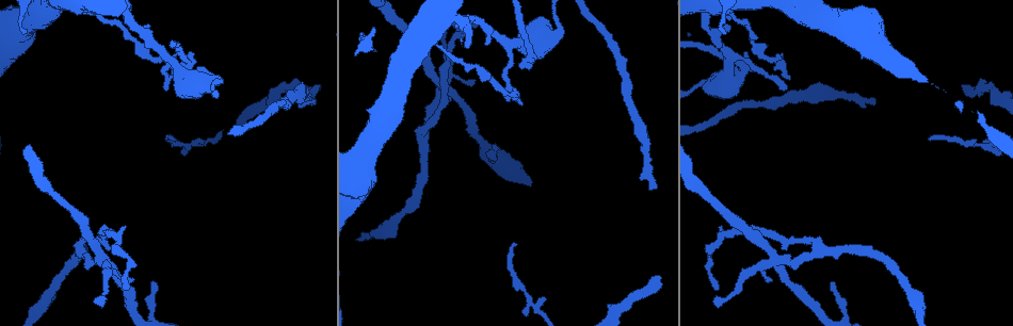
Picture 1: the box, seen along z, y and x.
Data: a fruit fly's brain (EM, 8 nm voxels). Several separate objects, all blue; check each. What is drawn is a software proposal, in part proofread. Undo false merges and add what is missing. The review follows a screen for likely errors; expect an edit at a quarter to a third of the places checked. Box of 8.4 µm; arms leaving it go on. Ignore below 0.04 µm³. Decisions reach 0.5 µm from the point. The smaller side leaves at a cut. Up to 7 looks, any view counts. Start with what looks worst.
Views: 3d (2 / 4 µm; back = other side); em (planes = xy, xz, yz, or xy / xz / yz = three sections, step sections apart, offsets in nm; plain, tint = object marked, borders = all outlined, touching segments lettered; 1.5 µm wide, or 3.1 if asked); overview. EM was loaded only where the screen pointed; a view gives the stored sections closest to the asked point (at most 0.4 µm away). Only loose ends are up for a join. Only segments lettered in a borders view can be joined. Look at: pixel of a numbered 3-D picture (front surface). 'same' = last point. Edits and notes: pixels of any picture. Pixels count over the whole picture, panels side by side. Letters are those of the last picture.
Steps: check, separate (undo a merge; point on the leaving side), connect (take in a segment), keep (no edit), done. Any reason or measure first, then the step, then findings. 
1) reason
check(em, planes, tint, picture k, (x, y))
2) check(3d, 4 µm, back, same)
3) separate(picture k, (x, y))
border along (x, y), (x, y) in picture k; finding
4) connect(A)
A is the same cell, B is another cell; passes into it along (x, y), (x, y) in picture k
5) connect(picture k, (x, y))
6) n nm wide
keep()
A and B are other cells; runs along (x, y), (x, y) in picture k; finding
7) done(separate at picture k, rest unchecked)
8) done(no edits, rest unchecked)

free end
check(em, xz, step 8, tint, picture 1, (874, 104))

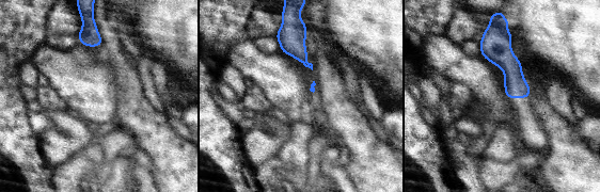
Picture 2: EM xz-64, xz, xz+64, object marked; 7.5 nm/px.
cut it another way
check(em, planes, borders, same)

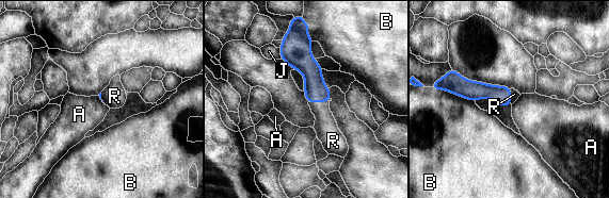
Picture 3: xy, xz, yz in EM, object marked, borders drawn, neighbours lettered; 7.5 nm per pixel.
B touches over 300 nm
connect(R)
R is the same cell, A, B and J are other cells; passes into it along (315, 89), (318, 101), (325, 126) in picture 3; the neuron continues

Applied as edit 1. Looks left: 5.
two arms in line, one across
check(em, planes, borders, picture 1, (102, 260))

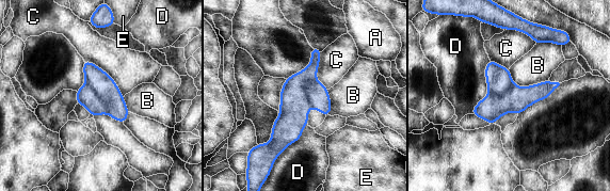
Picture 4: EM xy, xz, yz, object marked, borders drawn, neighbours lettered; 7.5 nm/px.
separate(picture 4, (101, 82))
A, B, C, D and E are other cells; the part that leaves runs along (85, 63), (109, 92), (123, 118) in picture 4; two neurons meet here

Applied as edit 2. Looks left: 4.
check(overview)

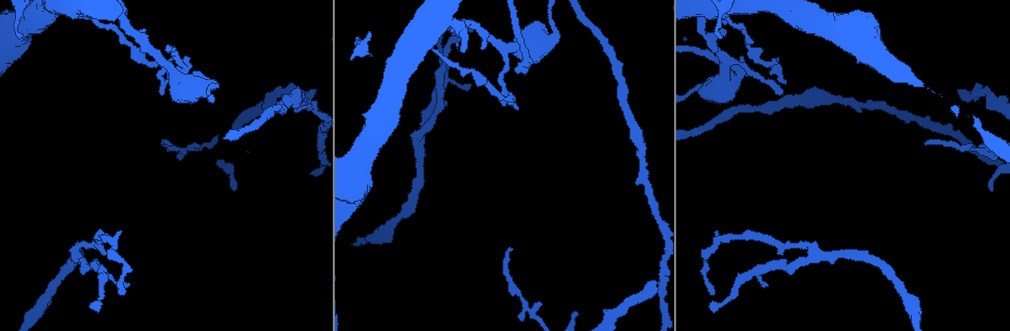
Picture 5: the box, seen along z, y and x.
an open end
check(3d, 4 µm, picture 5, (528, 66))

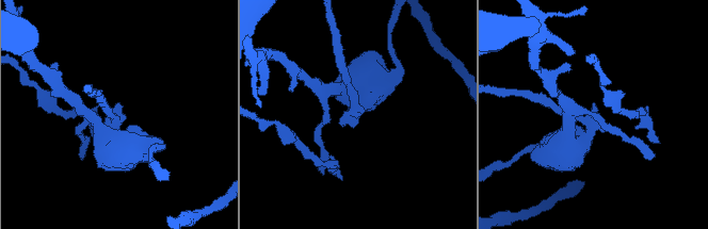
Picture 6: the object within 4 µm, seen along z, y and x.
shape alone is not enough
check(em, planes, tint, picture 6, (594, 104))

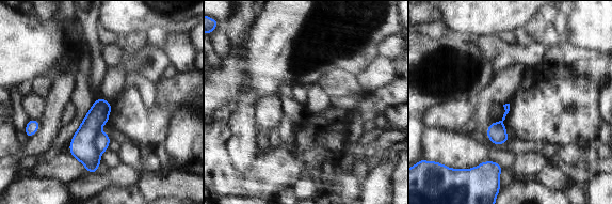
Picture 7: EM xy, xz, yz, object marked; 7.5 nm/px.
check(em, planes, borders, same)

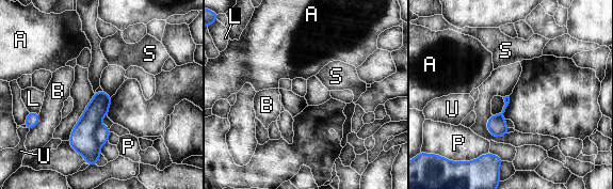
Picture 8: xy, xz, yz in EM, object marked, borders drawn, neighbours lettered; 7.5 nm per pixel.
separate(picture 8, (81, 139))
A, B, L, P, S and U are other cells; two neurons meet here

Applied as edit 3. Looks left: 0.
done(connect at picture 3, separate at picture 4, separate at picture 8, rest unchecked)

